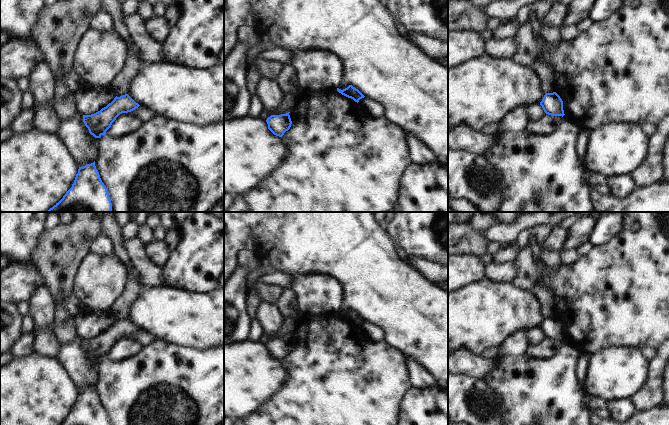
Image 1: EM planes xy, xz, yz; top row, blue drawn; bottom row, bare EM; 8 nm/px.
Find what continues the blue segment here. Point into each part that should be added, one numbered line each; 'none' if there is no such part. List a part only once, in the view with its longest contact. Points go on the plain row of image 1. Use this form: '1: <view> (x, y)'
none

